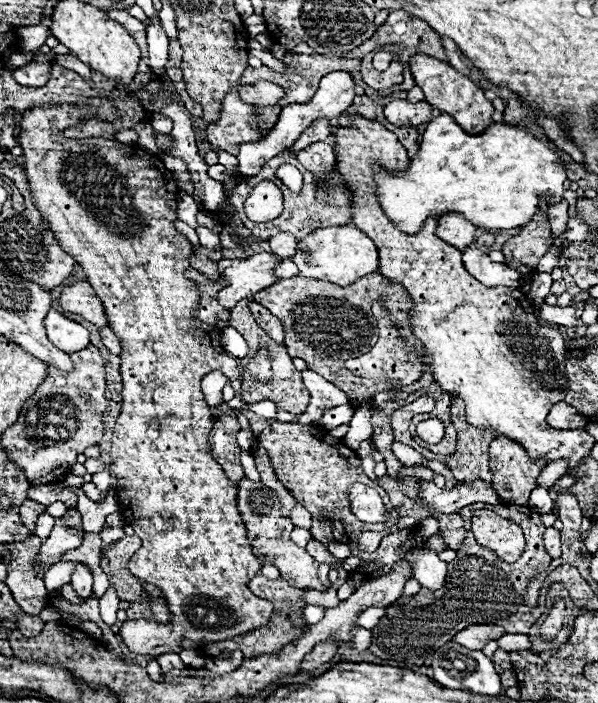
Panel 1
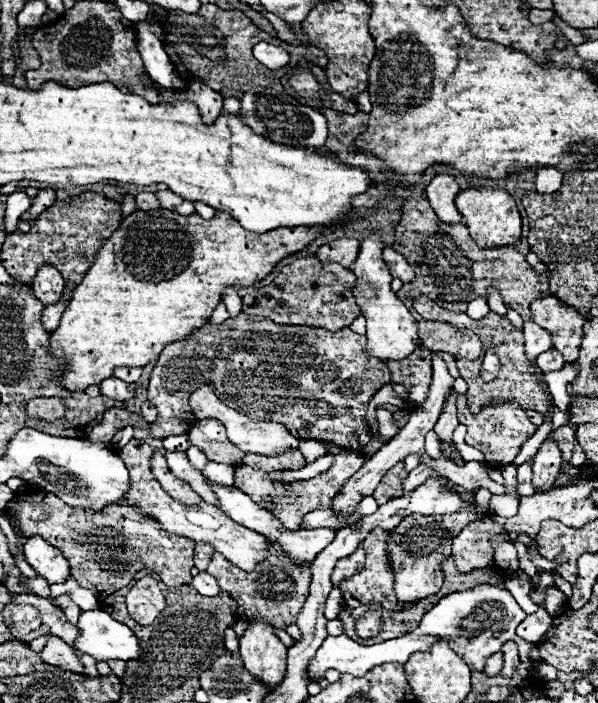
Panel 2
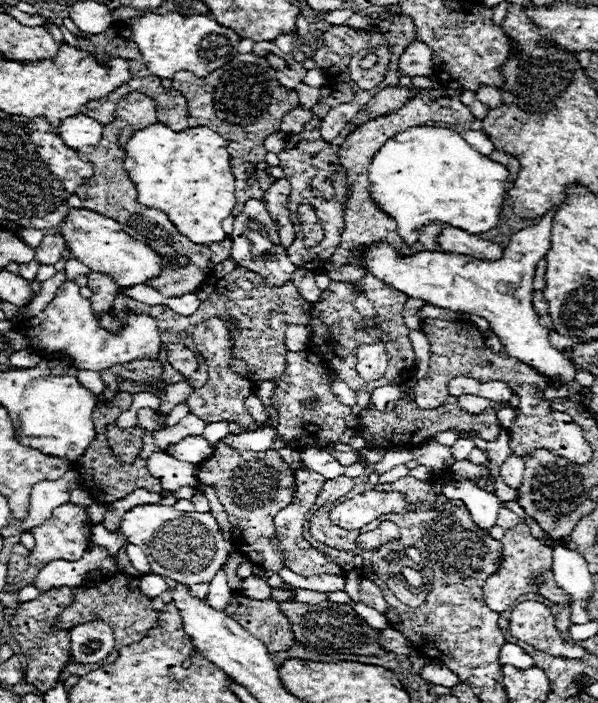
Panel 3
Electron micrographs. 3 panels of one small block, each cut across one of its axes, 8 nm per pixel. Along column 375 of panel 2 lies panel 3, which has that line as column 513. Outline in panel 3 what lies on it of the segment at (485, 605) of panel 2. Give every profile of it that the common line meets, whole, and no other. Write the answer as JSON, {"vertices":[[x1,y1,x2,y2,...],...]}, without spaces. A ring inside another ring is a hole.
{"vertices":[[506,642,506,644,500,648,500,664,502,664,502,666,514,666,514,668,526,670,526,668,534,666,534,660,532,660,532,656,526,654,520,646]]}

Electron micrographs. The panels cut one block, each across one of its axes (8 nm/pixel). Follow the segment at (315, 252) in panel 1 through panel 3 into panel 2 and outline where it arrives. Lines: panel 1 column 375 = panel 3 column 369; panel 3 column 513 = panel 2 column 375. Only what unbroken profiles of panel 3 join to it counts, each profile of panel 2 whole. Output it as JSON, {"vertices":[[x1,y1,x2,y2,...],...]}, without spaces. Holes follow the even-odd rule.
{"vertices":[[368,236,360,244,360,254,352,266,352,272,356,274,356,284,352,288,352,294,356,298,356,304,360,306,360,312,366,316,366,350,370,356,376,356,380,360,386,358,406,358,410,350,418,348,418,322,410,314,410,310,400,302,396,292,392,292,390,282,392,276,388,274,388,266,382,260,382,248,384,244,380,242,378,236]]}

